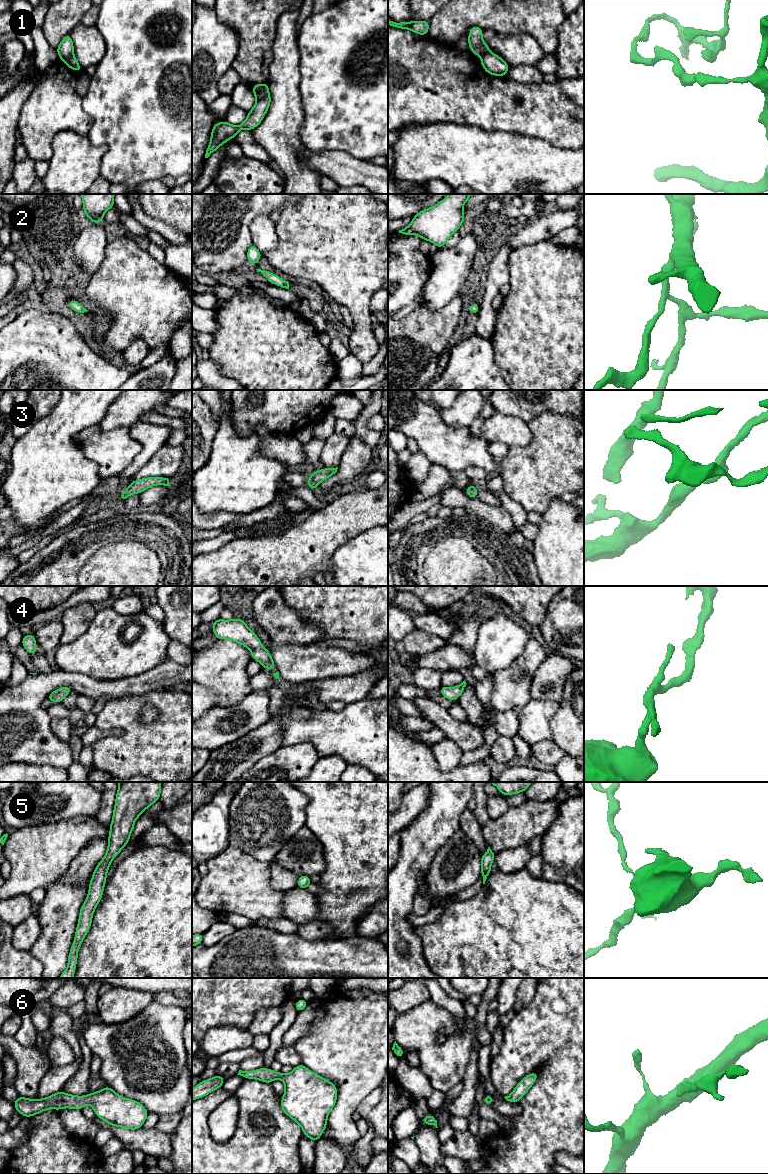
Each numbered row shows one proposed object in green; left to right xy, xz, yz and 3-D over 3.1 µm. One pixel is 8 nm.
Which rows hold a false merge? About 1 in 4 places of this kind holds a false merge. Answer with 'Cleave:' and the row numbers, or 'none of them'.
Cleave: 1

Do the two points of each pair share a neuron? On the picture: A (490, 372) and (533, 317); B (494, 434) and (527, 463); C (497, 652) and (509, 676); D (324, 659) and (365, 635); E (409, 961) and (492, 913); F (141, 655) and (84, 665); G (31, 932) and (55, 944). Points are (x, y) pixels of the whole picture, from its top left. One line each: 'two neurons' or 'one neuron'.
A: two neurons
B: two neurons
C: two neurons
D: two neurons
E: two neurons
F: one neuron
G: two neurons

